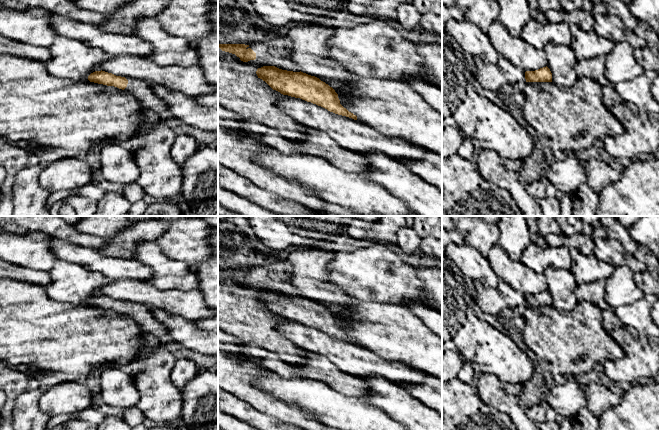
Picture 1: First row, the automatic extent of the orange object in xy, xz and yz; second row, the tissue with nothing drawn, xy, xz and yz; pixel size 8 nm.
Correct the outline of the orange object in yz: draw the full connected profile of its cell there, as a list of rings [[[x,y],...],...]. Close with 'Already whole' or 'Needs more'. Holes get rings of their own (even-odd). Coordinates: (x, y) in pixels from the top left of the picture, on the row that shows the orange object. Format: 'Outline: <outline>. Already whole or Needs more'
Outline: [[[546,66],[535,71],[525,72],[526,82],[552,82],[552,73]]]. Already whole

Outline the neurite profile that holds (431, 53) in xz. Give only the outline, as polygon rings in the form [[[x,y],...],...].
[[[414,44],[418,54],[424,60],[424,70],[429,79],[442,87],[442,44]]]

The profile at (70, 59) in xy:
[[[58,34],[49,50],[51,59],[44,62],[48,72],[71,82],[90,82],[88,76],[95,71],[101,71],[102,64],[114,57],[88,44]]]

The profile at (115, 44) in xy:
[[[51,13],[51,26],[61,36],[78,40],[112,56],[146,57],[154,52],[153,46],[135,35],[104,31],[95,24],[73,20]]]

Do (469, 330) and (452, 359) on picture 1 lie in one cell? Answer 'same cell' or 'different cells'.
different cells

